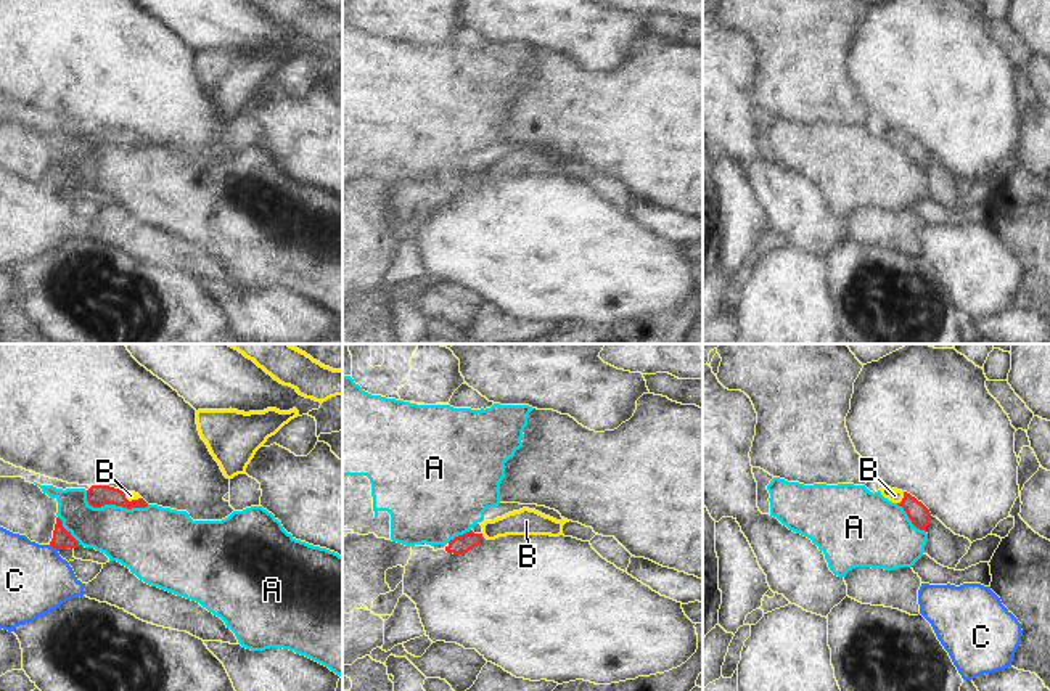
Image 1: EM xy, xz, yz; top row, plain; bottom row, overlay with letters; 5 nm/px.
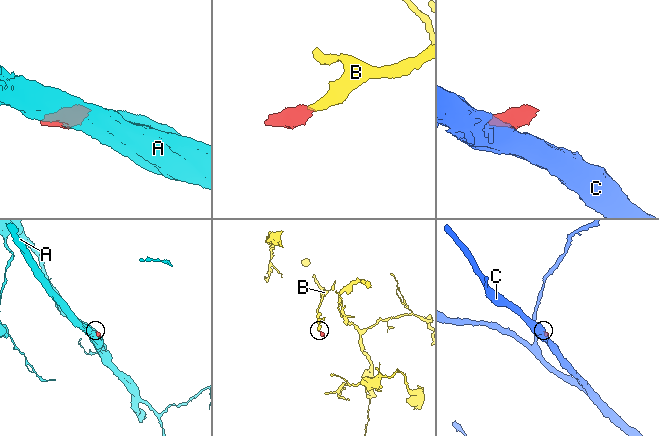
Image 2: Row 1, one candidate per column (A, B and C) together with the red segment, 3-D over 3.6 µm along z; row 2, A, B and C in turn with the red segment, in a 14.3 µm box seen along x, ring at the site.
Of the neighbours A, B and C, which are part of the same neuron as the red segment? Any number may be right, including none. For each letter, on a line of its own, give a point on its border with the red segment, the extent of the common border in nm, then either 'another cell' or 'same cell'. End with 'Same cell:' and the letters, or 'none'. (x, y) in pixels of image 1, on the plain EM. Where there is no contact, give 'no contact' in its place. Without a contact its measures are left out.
A: meets red in xy at (113, 143); contact 320 nm long; another cell
B: meets red in yz at (902, 139); contact 70 nm long; same cell
C: meets red in xy at (53, 187); contact 50 nm long; another cell
Same cell: B

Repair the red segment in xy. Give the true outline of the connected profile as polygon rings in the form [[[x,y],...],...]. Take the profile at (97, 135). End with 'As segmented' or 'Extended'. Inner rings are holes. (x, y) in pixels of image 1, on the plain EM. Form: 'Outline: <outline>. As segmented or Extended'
Outline: [[[92,125],[87,130],[87,141],[93,148],[116,145],[127,149],[146,148],[148,143],[135,132],[124,132],[109,125]]]. Extended.

